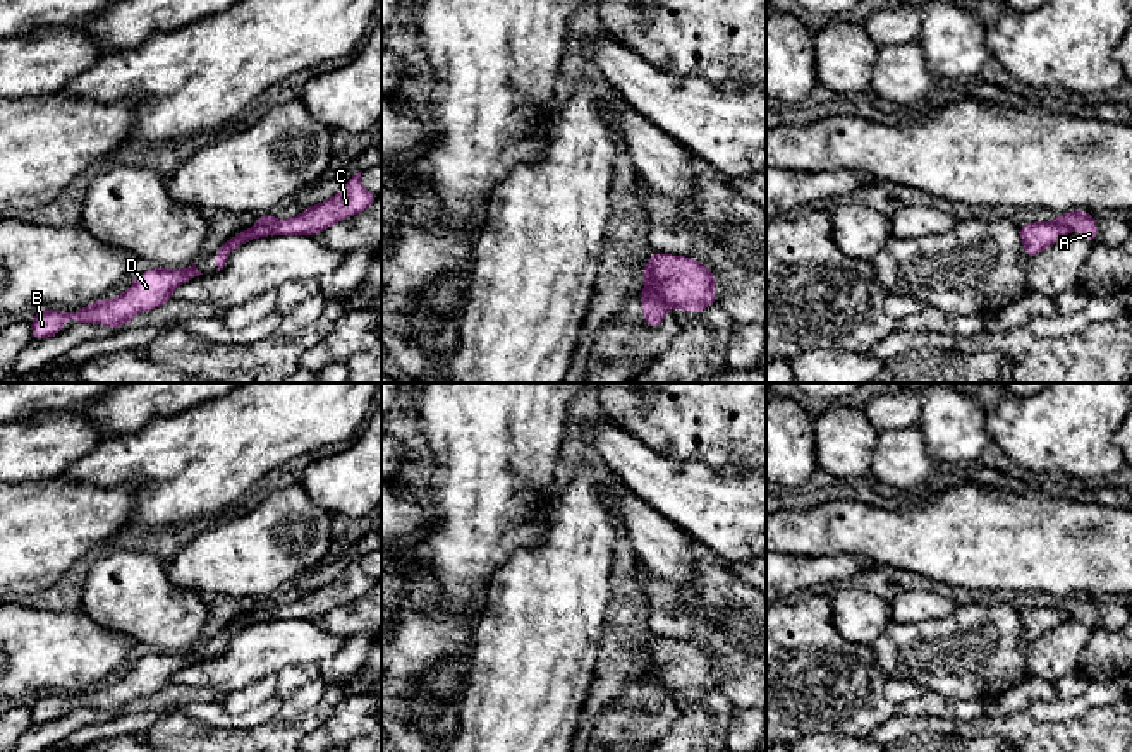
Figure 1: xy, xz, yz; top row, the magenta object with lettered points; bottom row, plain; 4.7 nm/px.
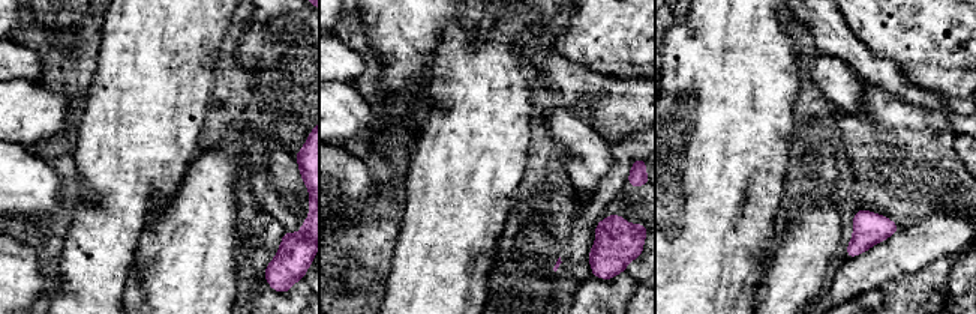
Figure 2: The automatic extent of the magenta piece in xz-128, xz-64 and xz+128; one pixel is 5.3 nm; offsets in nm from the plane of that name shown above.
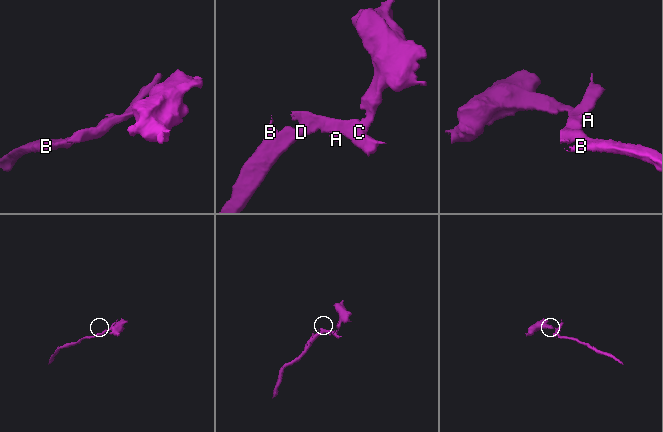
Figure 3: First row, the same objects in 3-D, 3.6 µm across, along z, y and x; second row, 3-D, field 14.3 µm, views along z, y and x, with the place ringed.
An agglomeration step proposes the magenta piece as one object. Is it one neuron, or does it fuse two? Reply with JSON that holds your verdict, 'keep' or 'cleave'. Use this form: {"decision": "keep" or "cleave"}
{"decision": "cleave"}

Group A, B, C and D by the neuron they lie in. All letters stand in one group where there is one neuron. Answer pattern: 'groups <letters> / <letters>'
groups A / B C D

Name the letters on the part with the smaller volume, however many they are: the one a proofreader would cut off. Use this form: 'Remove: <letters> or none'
Remove: A

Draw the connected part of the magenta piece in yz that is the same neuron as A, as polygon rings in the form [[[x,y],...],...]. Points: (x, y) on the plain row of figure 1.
[[[1084,594],[1067,596],[1063,599],[1058,599],[1058,606],[1062,606],[1070,616],[1087,609],[1089,613],[1086,616],[1075,620],[1096,627],[1099,616],[1096,609],[1096,601],[1089,599],[1087,596]]]

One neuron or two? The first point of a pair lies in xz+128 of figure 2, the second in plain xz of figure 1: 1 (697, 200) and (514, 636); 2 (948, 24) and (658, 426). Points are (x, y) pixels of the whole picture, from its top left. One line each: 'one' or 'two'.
1: two
2: one

